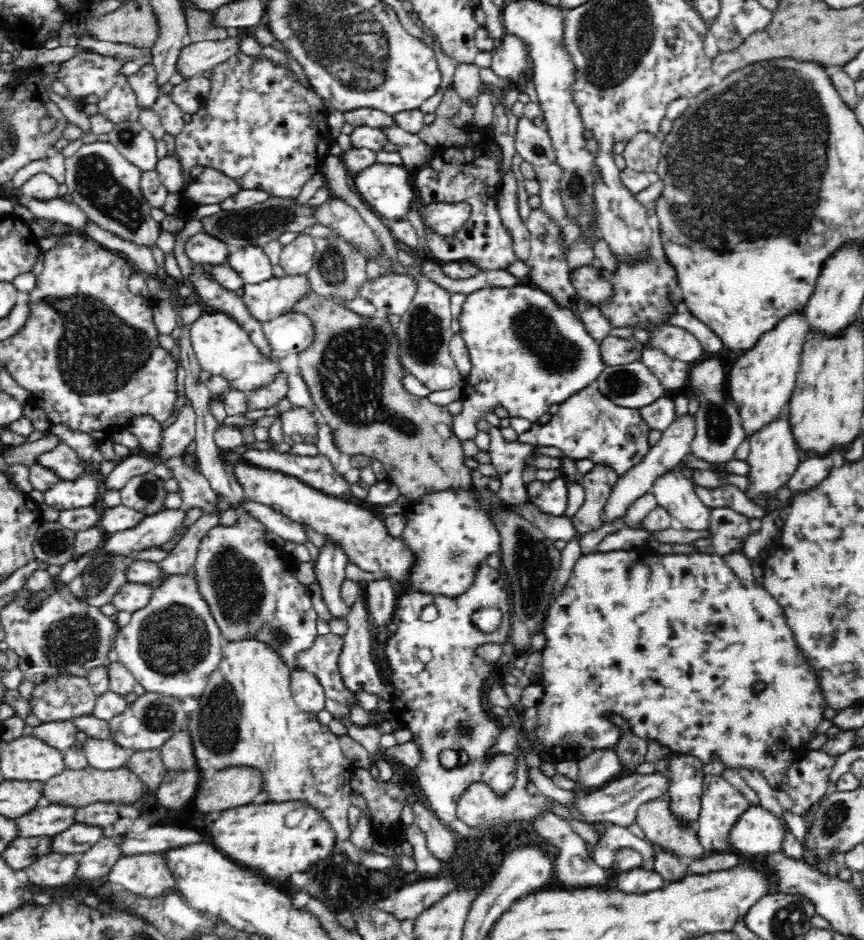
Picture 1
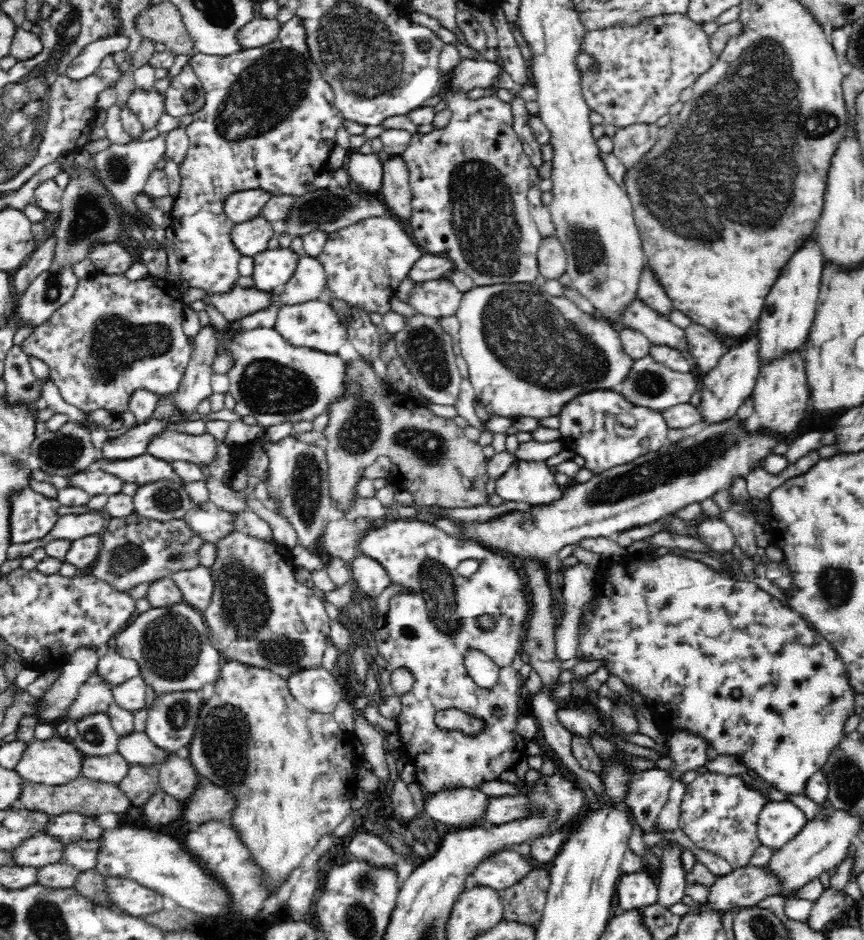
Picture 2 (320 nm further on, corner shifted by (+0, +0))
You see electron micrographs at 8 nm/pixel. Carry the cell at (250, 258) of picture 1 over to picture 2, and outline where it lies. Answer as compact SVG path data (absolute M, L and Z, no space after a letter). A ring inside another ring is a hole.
M278 247L276 249L264 249L253 254L252 280L253 287L270 292L288 282L294 274L297 260L300 256L290 248Z

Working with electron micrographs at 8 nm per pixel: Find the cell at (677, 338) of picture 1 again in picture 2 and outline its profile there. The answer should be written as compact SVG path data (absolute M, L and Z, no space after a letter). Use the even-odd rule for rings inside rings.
M694 323L684 329L687 348L690 356L696 362L695 371L700 375L710 372L720 360L722 354L728 352L728 348L718 340L718 336L714 335L701 324Z

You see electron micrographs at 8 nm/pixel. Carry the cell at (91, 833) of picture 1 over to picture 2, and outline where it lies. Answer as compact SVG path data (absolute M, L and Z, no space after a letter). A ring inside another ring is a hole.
M50 833L38 834L27 838L18 848L12 850L13 864L40 868L60 862L64 858L66 846L67 844L60 841L60 838Z

